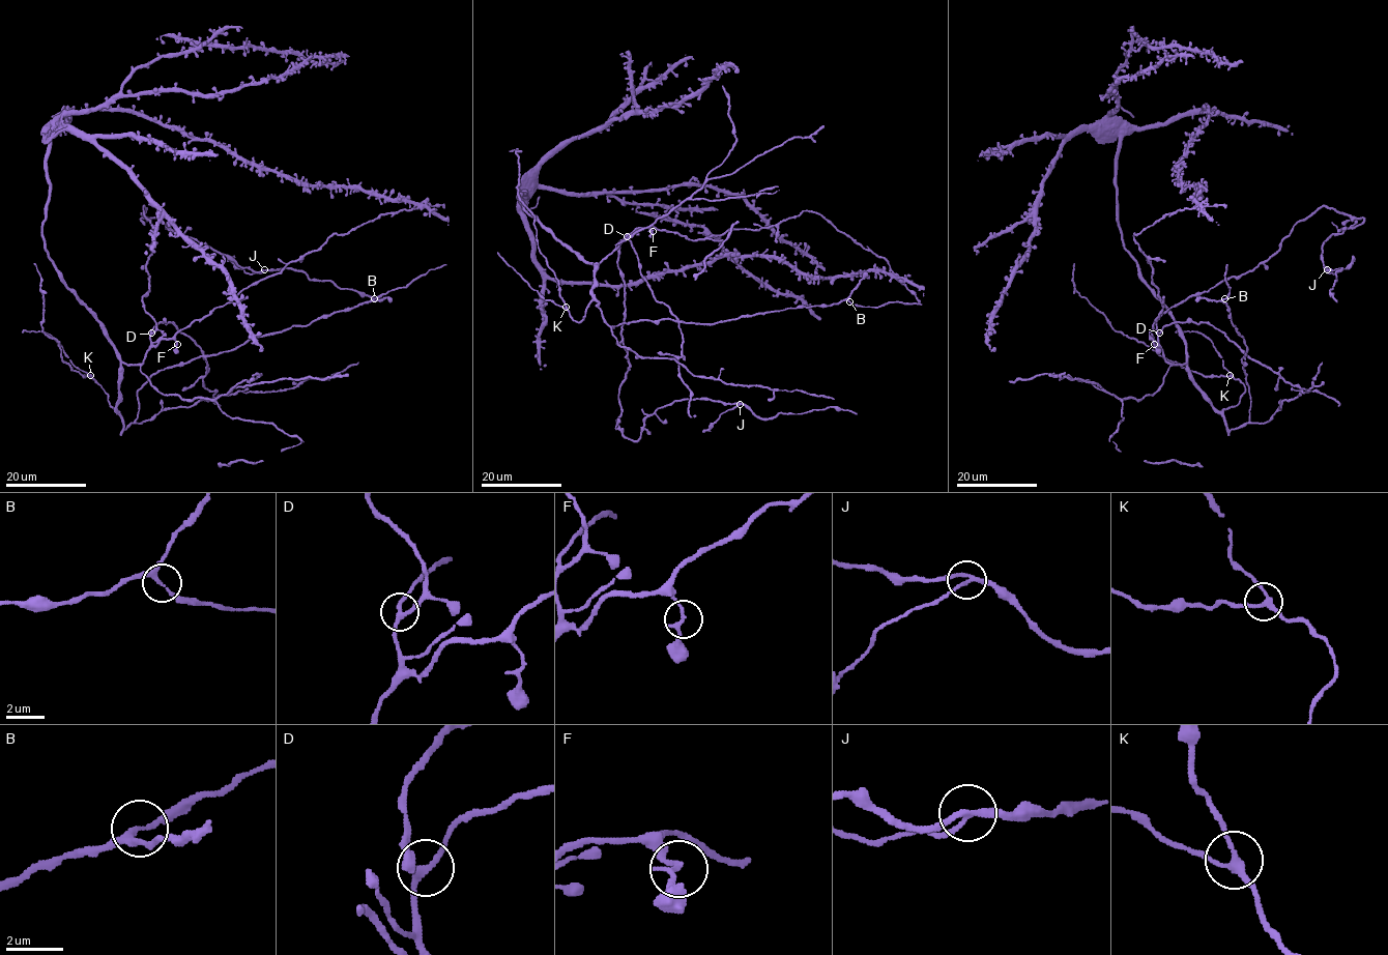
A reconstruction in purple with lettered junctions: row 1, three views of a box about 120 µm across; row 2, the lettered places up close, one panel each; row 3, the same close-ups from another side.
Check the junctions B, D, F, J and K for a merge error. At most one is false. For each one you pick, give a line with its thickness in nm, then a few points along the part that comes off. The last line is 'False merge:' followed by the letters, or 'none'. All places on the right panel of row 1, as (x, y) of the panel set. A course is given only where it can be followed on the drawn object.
J: 170 nm thick; foreign part runs (1327, 270), (1334, 275), (1354, 261)
False merge: J

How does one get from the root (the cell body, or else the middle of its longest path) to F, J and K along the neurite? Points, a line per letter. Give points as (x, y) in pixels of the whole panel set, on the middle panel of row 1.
F: (593, 262), (600, 262), (637, 227), (647, 227), (653, 231)
J: (593, 262), (631, 233), (617, 261), (625, 436), (636, 440), (674, 401), (740, 404)
K: (593, 262), (594, 298), (585, 315), (577, 322), (566, 307)

